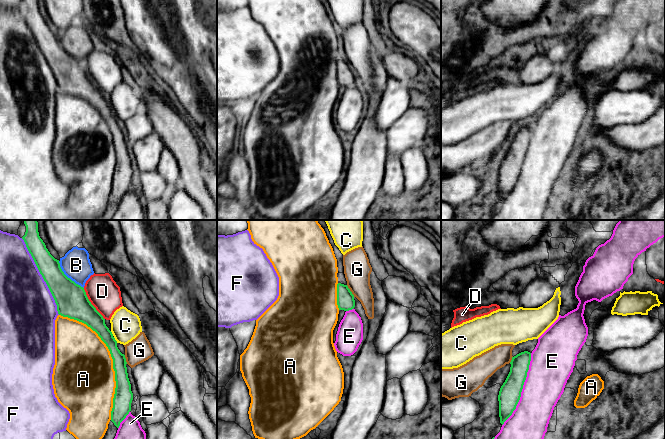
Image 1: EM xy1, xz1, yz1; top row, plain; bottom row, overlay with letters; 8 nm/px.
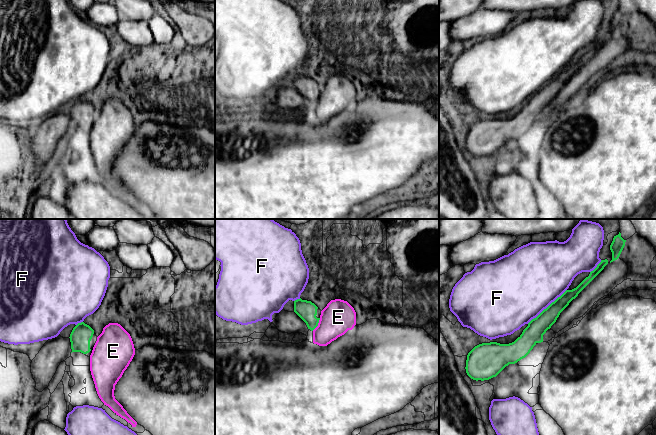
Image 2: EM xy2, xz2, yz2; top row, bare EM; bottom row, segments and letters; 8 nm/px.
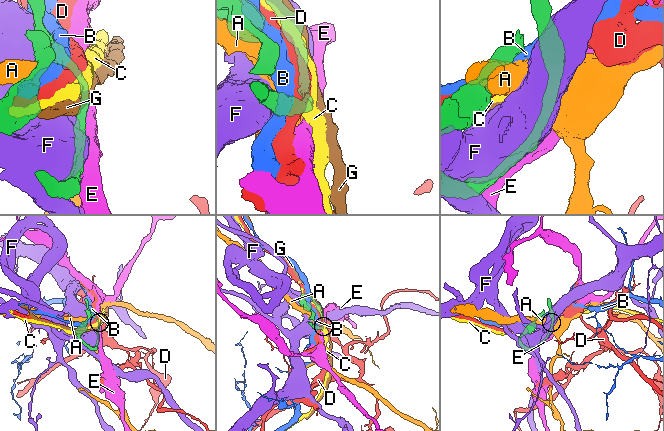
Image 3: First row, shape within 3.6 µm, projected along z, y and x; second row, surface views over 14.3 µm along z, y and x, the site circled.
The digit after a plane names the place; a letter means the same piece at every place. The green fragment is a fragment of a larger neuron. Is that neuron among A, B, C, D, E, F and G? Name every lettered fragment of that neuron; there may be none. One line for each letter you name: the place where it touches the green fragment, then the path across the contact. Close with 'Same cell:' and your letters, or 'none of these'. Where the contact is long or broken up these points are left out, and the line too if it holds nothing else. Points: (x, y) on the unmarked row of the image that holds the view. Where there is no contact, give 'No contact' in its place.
Same cell: none of these

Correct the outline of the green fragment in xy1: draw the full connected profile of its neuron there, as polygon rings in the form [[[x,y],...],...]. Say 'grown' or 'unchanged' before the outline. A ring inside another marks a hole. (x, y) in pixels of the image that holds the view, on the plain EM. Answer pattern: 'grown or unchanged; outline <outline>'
unchanged; outline [[[38,0],[25,2],[26,8],[22,15],[55,76],[58,90],[86,100],[98,110],[110,127],[116,157],[111,197],[119,204],[131,187],[133,176],[125,131],[118,125],[117,117],[106,102],[105,95],[91,80],[84,64],[64,50],[59,36],[46,24],[39,12]]]

